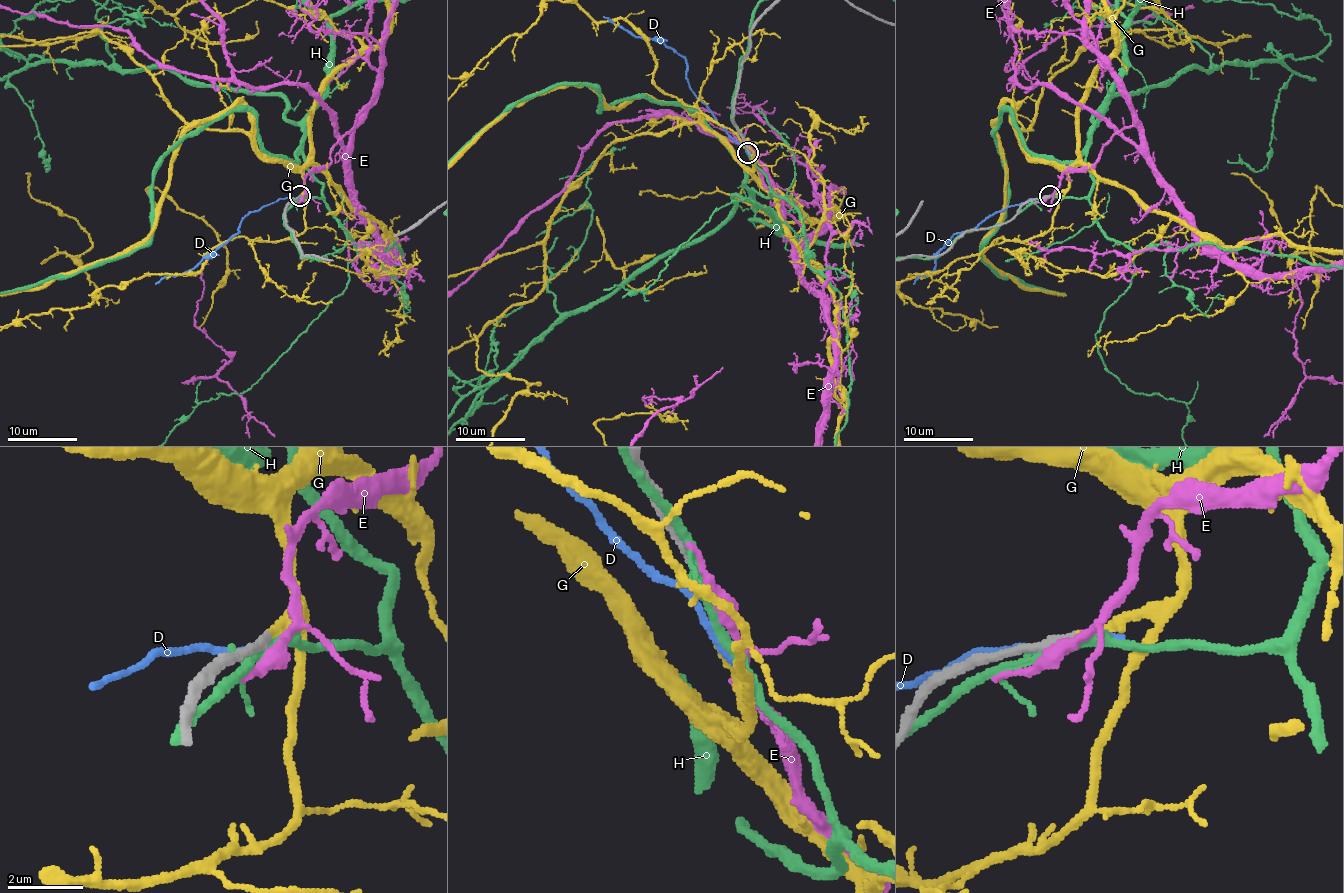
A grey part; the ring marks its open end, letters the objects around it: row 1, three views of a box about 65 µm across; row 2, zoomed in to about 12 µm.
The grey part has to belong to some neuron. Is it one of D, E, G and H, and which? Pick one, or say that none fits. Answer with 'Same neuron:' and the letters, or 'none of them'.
Same neuron: G

